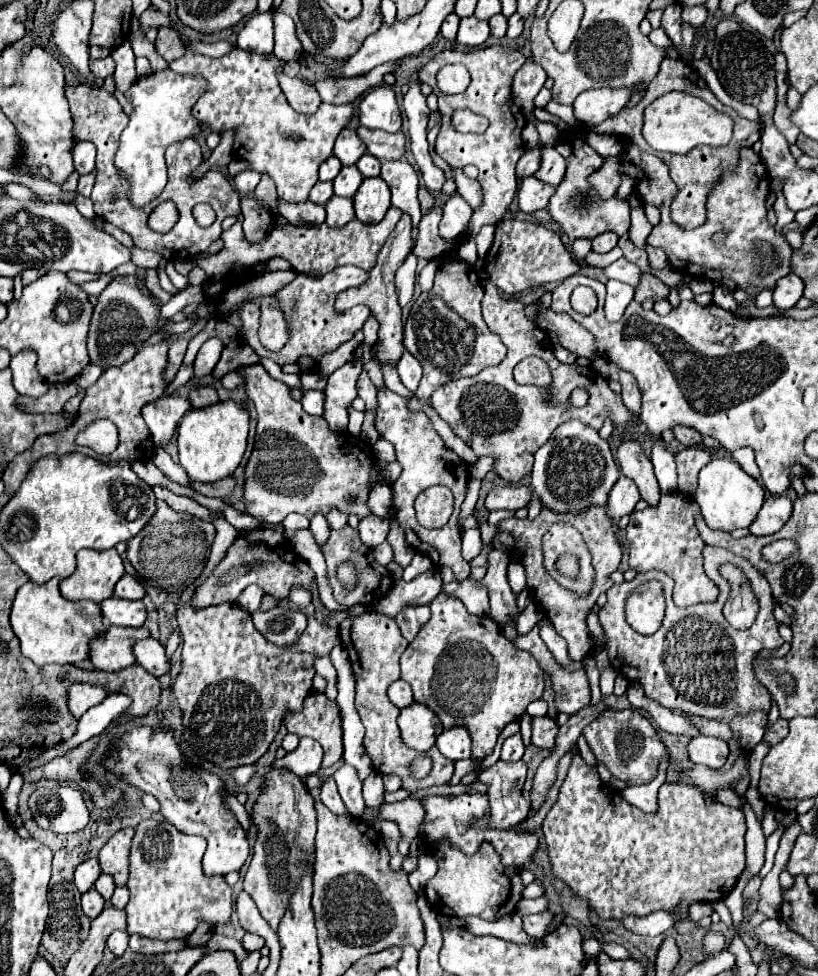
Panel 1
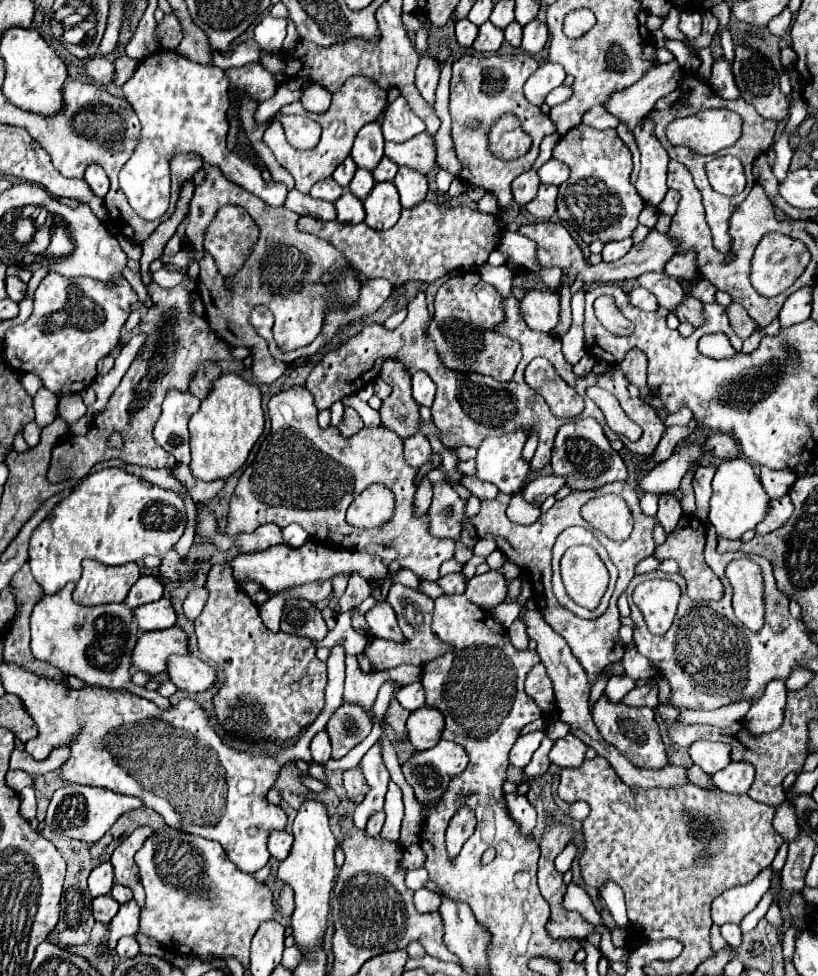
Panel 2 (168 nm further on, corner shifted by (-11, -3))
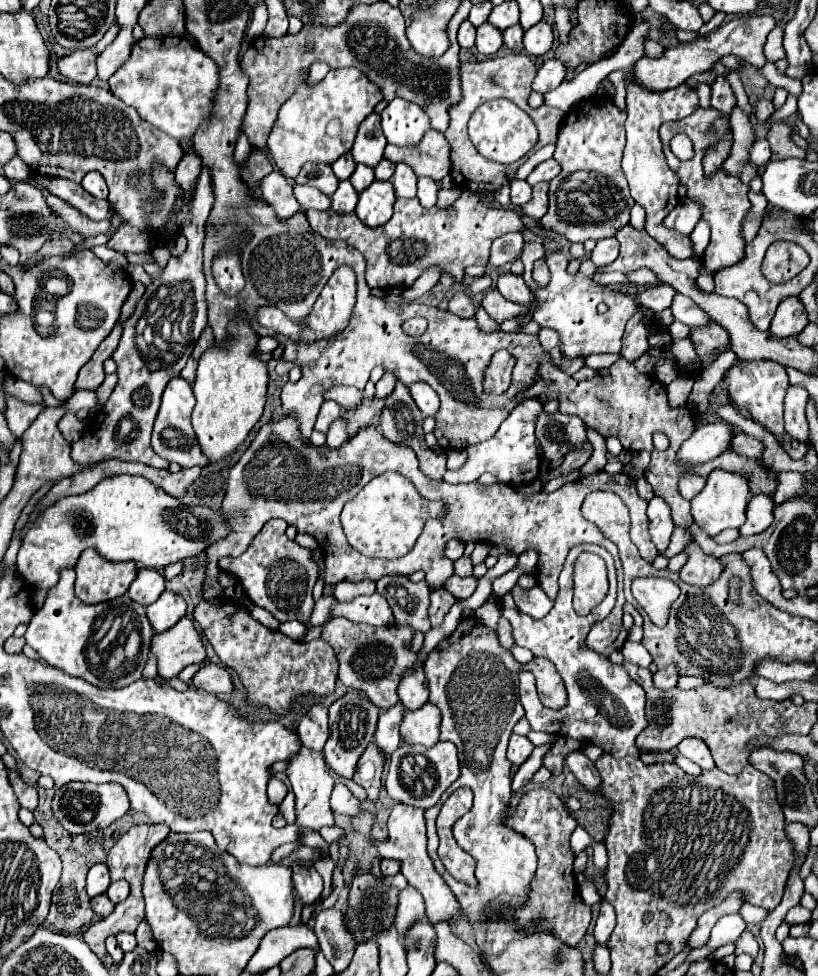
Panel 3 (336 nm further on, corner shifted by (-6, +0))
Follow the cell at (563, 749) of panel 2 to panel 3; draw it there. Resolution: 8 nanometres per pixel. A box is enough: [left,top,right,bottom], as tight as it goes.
[565,750,599,792]

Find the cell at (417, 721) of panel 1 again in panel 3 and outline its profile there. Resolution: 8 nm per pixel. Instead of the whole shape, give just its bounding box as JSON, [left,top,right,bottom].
[401,702,441,748]

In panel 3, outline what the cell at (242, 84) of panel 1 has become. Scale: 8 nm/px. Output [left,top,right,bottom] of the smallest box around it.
[267,68,383,180]

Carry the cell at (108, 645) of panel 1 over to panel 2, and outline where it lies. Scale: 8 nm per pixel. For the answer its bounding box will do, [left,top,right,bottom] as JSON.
[132,627,188,675]

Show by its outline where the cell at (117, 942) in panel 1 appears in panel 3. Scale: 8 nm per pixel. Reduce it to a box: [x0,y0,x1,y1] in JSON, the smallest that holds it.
[117,932,137,952]

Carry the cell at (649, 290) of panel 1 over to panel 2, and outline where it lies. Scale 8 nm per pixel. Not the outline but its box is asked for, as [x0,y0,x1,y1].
[676,295,704,329]

